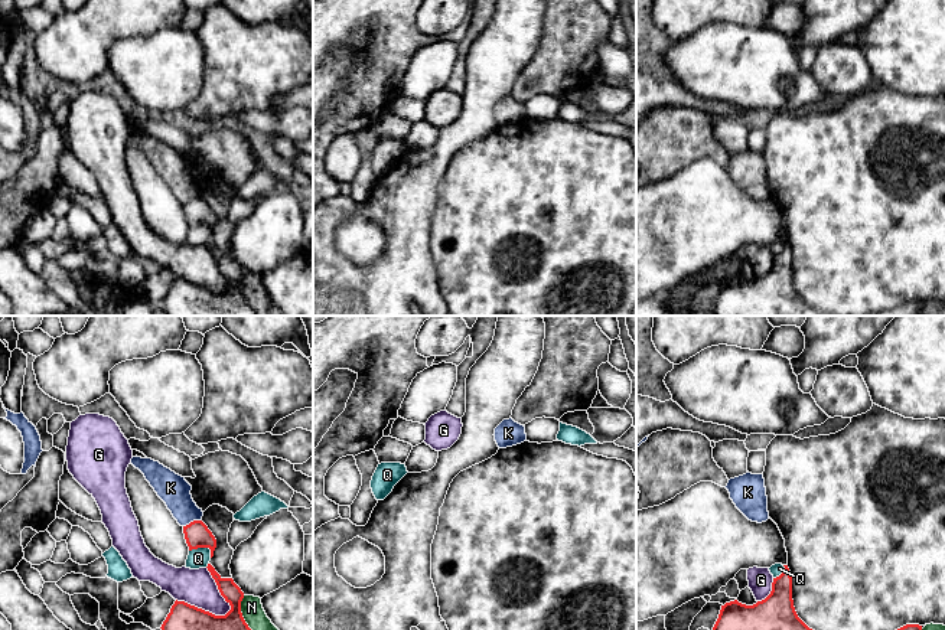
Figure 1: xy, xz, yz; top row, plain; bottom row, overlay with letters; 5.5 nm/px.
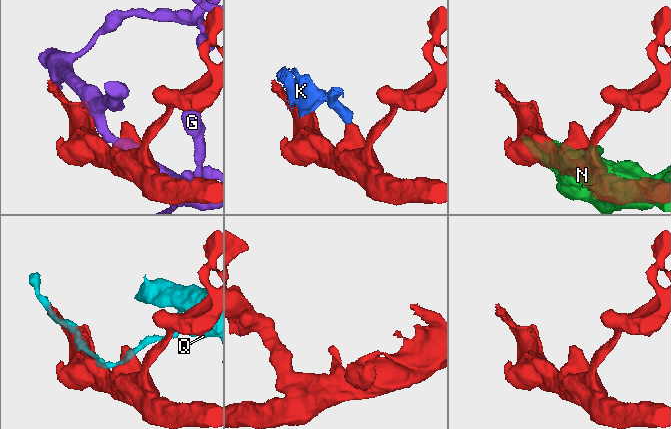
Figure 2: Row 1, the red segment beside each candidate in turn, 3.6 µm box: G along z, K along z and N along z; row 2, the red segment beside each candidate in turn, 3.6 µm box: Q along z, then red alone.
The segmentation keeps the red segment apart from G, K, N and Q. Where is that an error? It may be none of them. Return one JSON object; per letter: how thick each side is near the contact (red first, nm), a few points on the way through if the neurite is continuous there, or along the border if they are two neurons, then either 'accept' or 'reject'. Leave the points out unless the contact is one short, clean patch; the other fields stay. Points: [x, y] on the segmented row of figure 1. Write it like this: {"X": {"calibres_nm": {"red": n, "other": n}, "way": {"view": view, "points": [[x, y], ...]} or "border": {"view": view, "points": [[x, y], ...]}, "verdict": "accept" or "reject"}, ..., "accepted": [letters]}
{"G": {"calibres_nm": {"red": 150, "other": 200}, "verdict": "reject"}, "K": {"calibres_nm": {"red": 140, "other": 170}, "border": {"view": "xy", "points": [[201, 519], [194, 519], [183, 526]]}, "verdict": "reject"}, "N": {"calibres_nm": {"red": 120, "other": 120}, "verdict": "reject"}, "Q": {"calibres_nm": {"red": 140, "other": 110}, "verdict": "reject"}, "accepted": []}

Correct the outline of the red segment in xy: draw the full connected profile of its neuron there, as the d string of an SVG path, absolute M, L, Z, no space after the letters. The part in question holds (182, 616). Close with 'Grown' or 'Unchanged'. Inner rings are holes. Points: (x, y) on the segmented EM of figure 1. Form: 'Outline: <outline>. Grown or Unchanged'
Outline: M211 564L206 568L231 610L225 616L215 616L176 600L160 627L162 630L251 630L241 613L244 598L241 588L232 578L222 578Z. Unchanged

